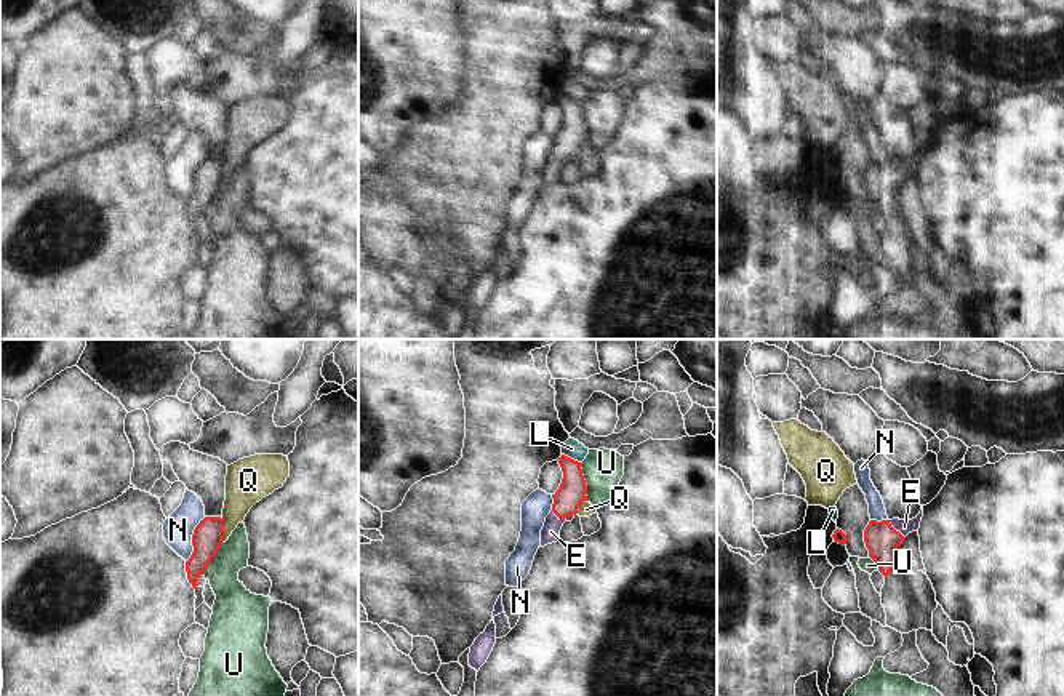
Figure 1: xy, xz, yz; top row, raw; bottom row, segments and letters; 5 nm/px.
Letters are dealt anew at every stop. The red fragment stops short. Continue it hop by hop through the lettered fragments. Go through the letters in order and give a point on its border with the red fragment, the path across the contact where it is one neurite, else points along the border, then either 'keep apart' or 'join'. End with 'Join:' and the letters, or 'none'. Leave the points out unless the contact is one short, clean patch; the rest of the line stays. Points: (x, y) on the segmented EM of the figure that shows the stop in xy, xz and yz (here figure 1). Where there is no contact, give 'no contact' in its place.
E: contact yz (895, 530); way yz (882, 541), (895, 530), (904, 527); join
L: contact xz (570, 458); border xz (562, 453), (580, 463); keep apart
N: contact xy (192, 540); border xy (205, 517), (194, 530), (192, 554), (186, 562); keep apart
Q: contact xy (221, 530); keep apart
U: contact xz (584, 482); border xz (580, 463), (588, 500); keep apart
Join: E

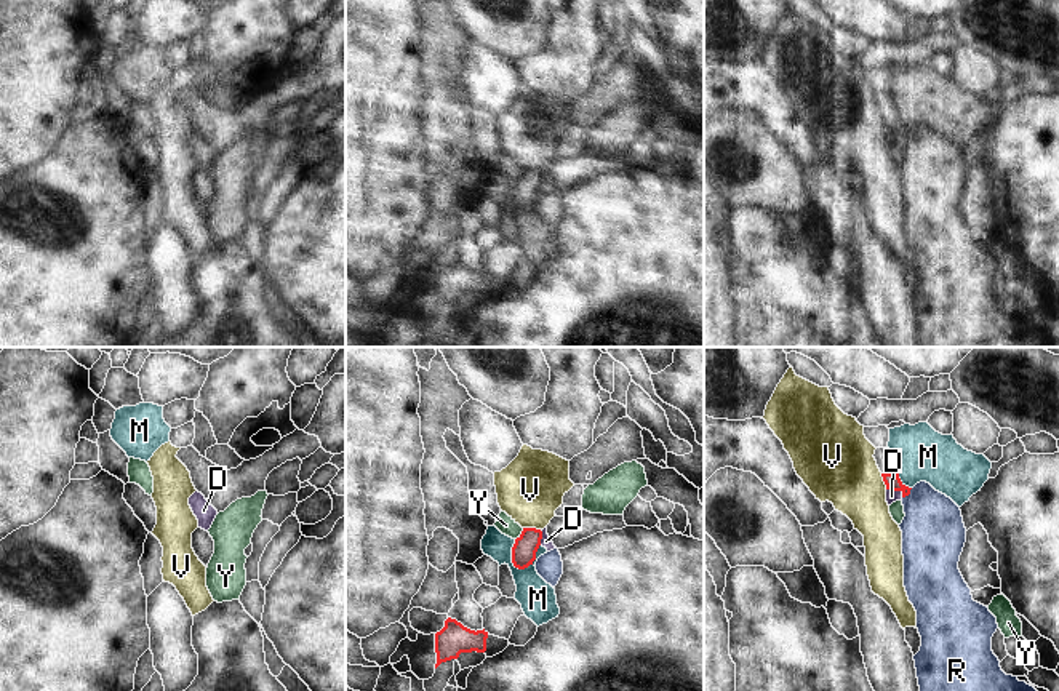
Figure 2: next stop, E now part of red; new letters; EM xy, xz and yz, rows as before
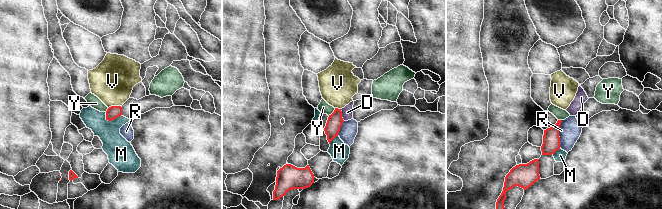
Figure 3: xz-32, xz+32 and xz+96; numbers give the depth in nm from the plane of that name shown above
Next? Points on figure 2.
D: contact yz (896, 490); border yz (887, 488), (898, 490), (903, 496); keep apart
M: contact xz (530, 563); keep apart
R: contact yz (907, 495); border yz (912, 488), (903, 498); keep apart
V: contact xz (531, 528); border xz (523, 527), (539, 530); keep apart
Y: contact xz (520, 535); border xz (523, 528), (515, 539); keep apart
Join: none

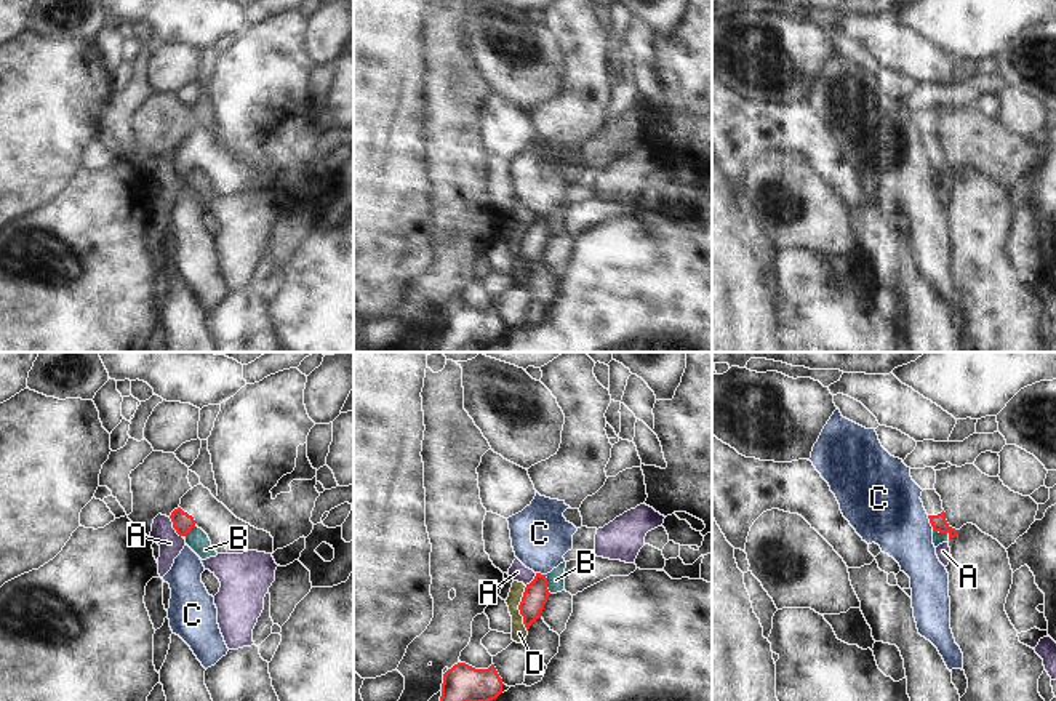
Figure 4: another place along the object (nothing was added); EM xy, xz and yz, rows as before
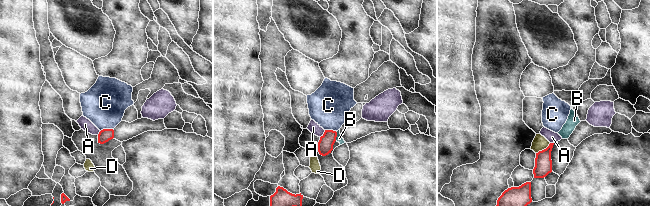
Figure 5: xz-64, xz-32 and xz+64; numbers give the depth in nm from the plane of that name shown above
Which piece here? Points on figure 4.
A: contact xy (173, 527); border xy (168, 517), (181, 536); keep apart
B: contact yz (943, 532); border yz (933, 530), (944, 532), (949, 538); keep apart
C: contact yz (930, 522); border yz (927, 516), (933, 530); keep apart
D: contact xz (519, 608); border xz (525, 586), (519, 608), (527, 631); keep apart
Join: none

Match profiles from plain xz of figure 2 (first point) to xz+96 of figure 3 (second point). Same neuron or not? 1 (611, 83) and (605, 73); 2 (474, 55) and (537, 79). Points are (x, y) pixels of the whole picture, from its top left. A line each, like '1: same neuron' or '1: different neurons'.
1: different neurons
2: different neurons

